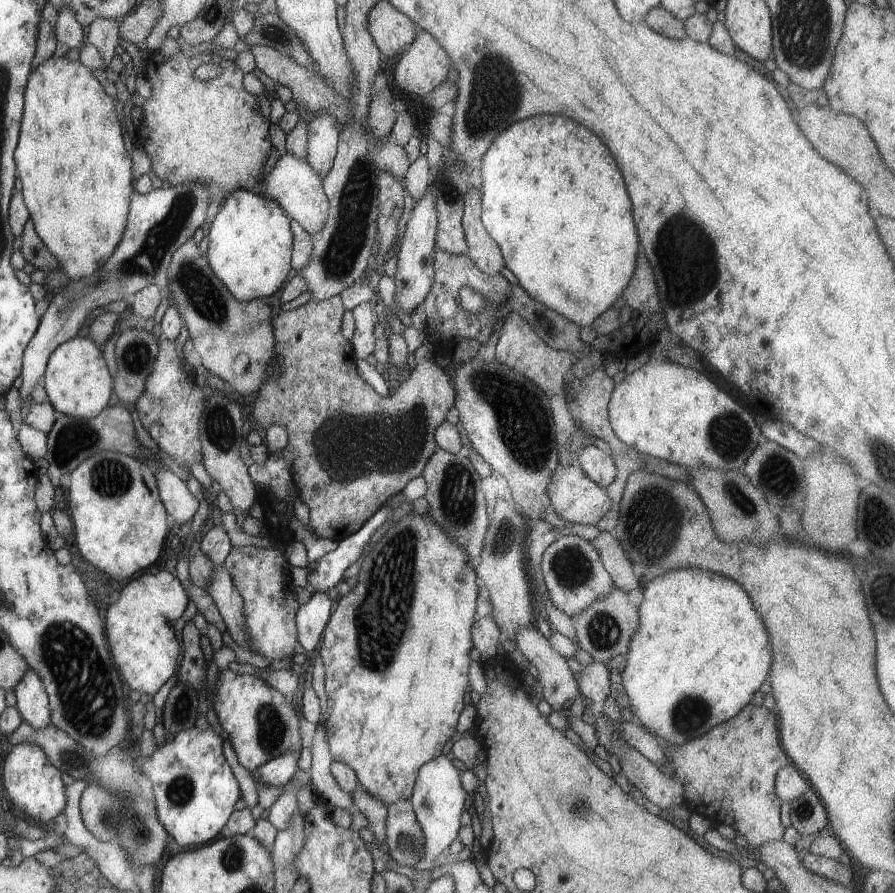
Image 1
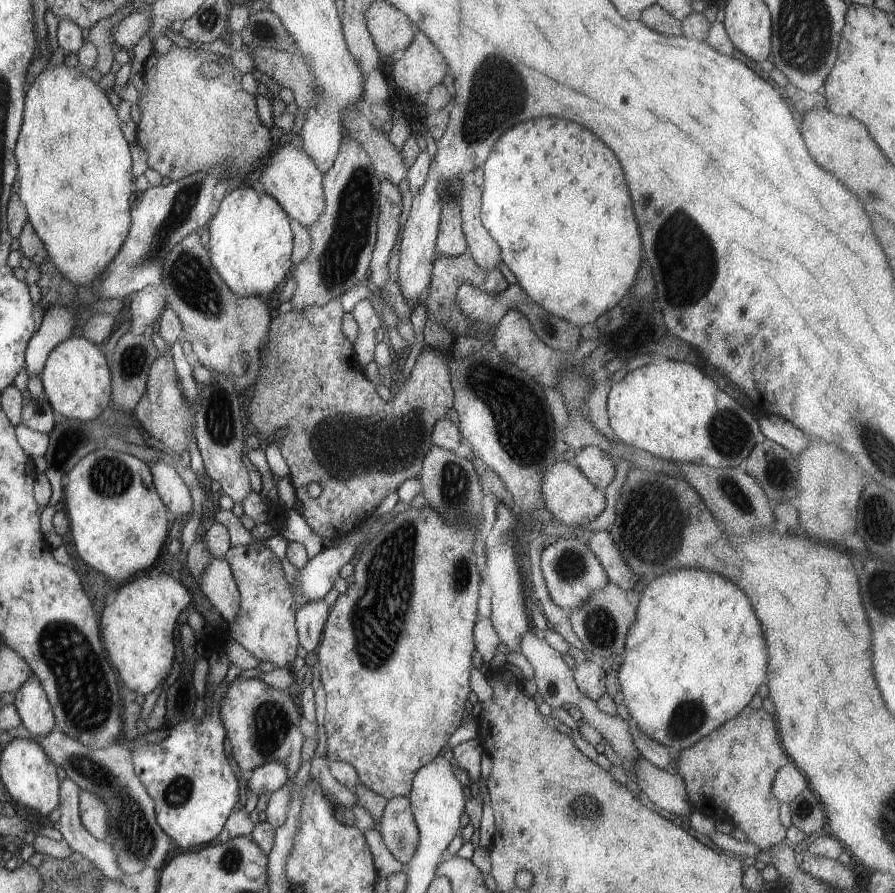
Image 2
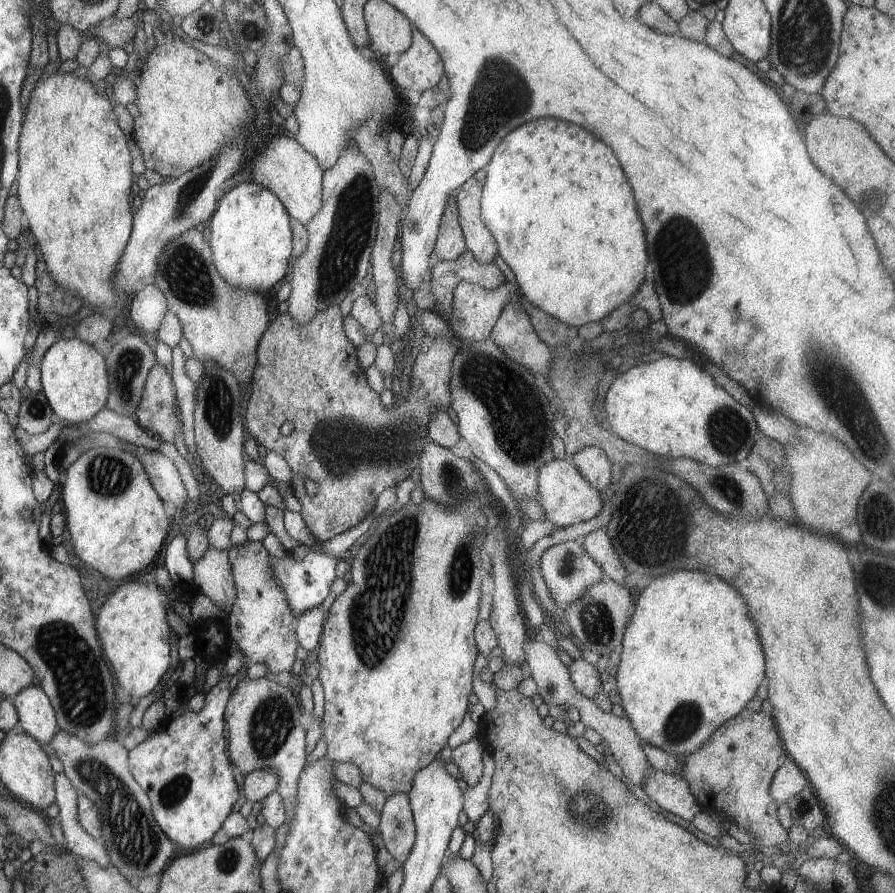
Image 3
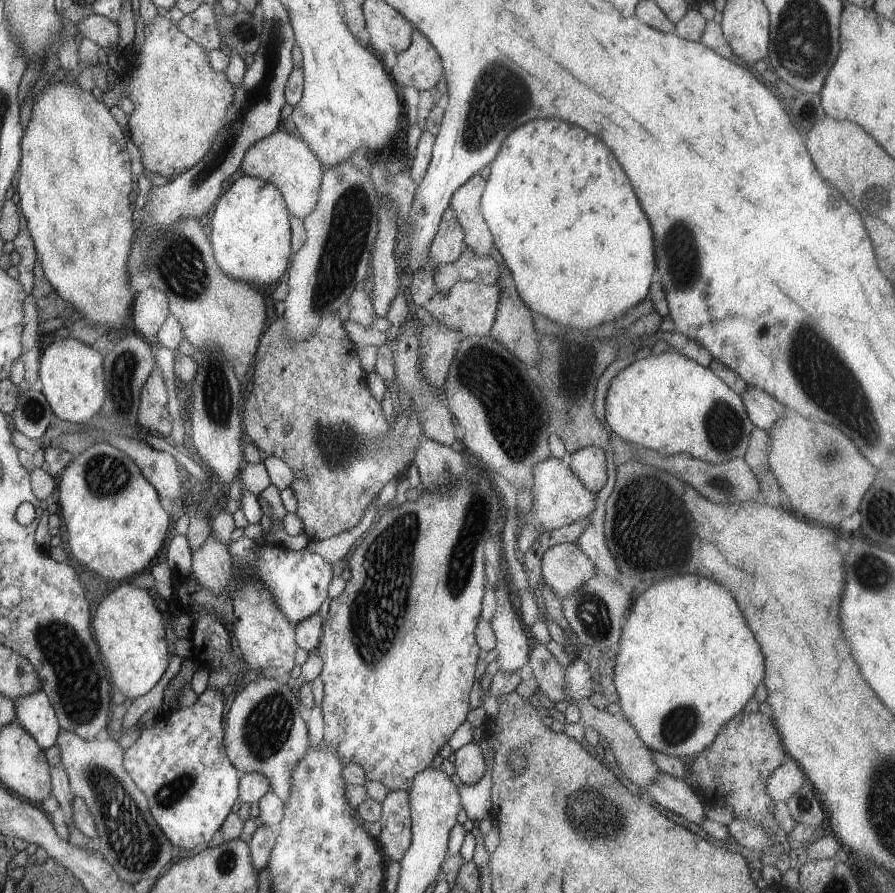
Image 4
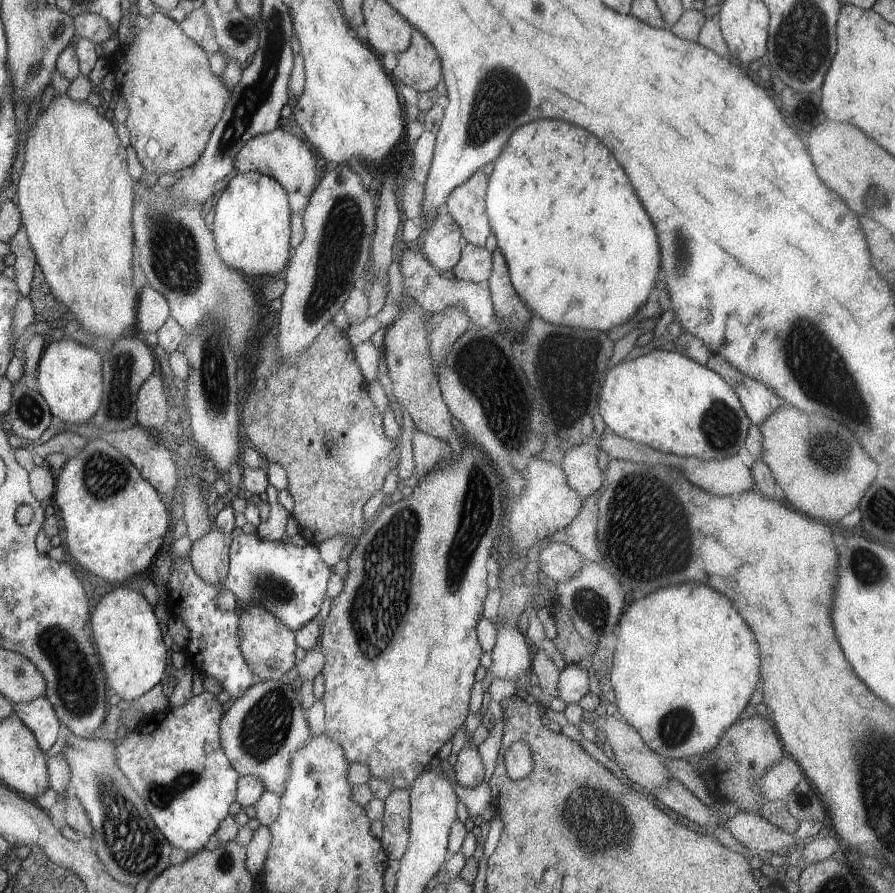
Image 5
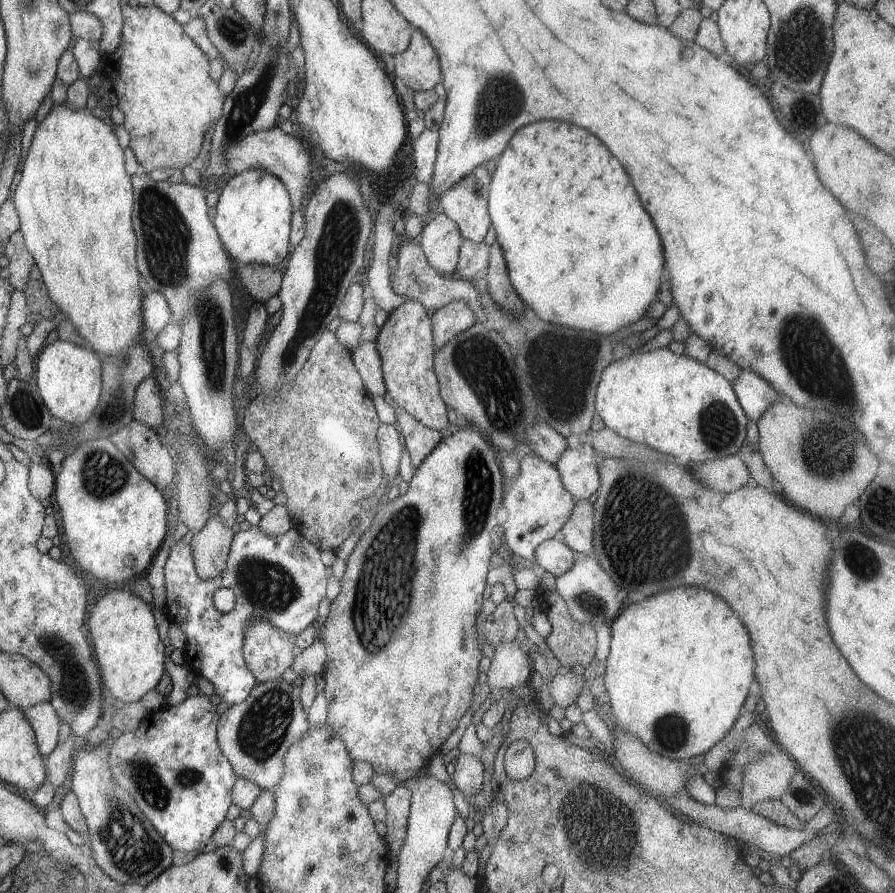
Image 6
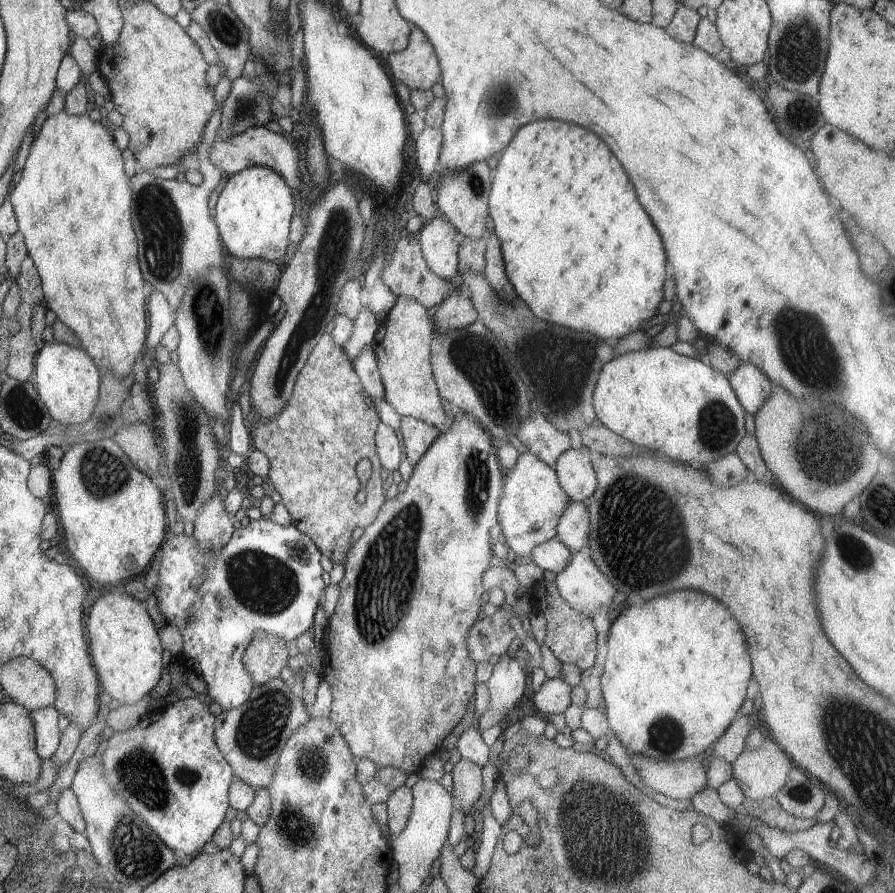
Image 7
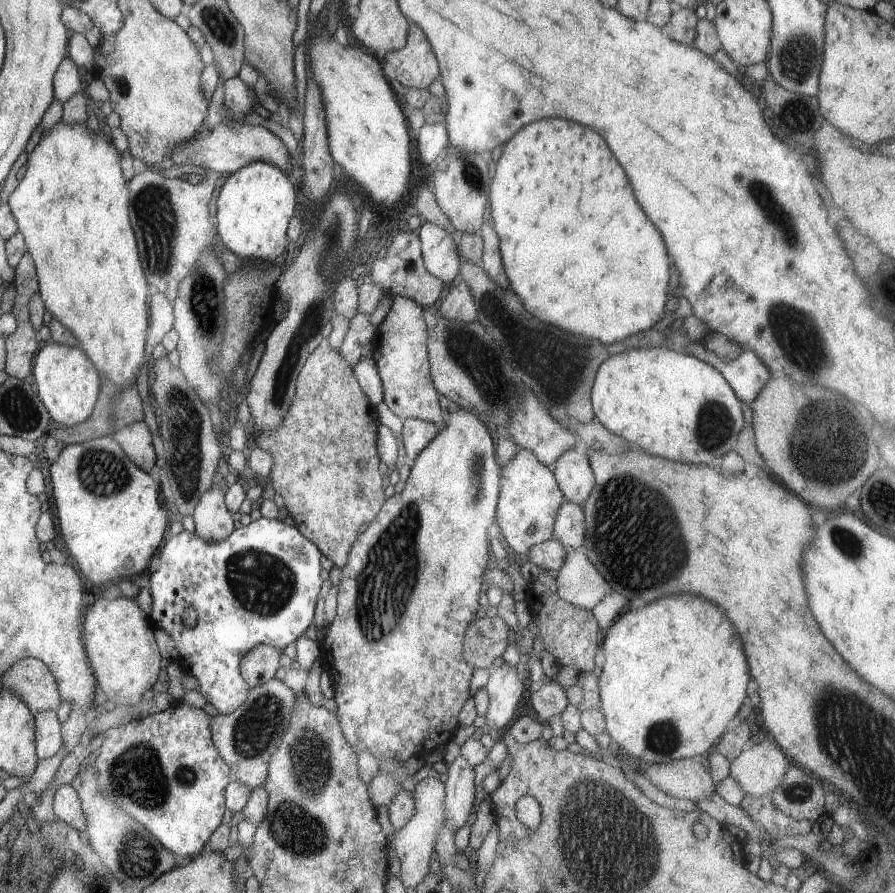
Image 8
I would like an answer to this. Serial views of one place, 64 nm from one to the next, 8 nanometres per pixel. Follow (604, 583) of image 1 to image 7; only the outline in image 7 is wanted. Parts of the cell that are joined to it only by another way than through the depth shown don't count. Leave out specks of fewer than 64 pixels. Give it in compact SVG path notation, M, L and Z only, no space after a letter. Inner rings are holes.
M551 537L533 547L529 561L541 570L549 570L557 574L569 564L571 555L570 550L560 540Z

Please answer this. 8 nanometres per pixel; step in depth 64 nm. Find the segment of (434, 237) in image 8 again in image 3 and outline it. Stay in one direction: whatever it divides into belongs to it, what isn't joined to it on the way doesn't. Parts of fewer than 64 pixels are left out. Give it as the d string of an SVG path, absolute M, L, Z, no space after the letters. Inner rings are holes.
M455 194L447 198L445 208L440 218L435 244L433 245L433 259L439 261L455 260L466 250L462 228L458 220L458 208Z

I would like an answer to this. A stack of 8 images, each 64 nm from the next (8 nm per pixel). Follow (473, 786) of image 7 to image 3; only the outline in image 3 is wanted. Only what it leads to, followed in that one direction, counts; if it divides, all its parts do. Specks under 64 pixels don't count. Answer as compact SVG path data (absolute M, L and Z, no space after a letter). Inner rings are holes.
M476 736L451 751L450 760L457 766L461 780L467 787L475 786L481 776L481 753L484 749L480 739Z

